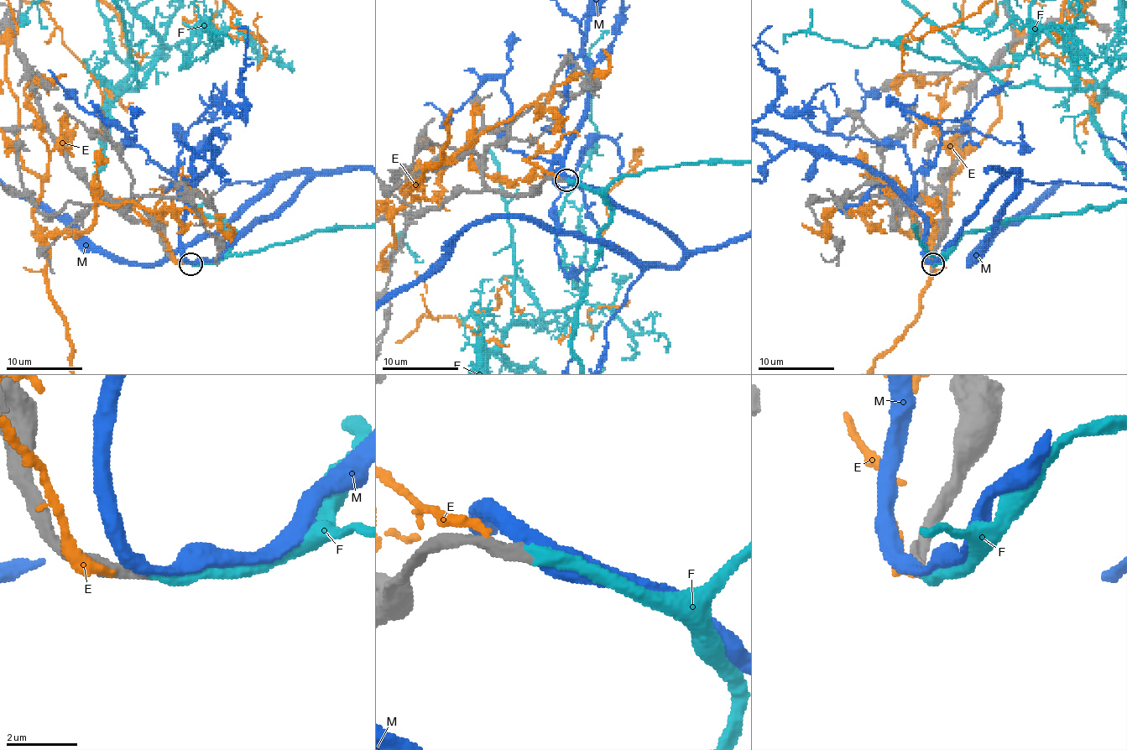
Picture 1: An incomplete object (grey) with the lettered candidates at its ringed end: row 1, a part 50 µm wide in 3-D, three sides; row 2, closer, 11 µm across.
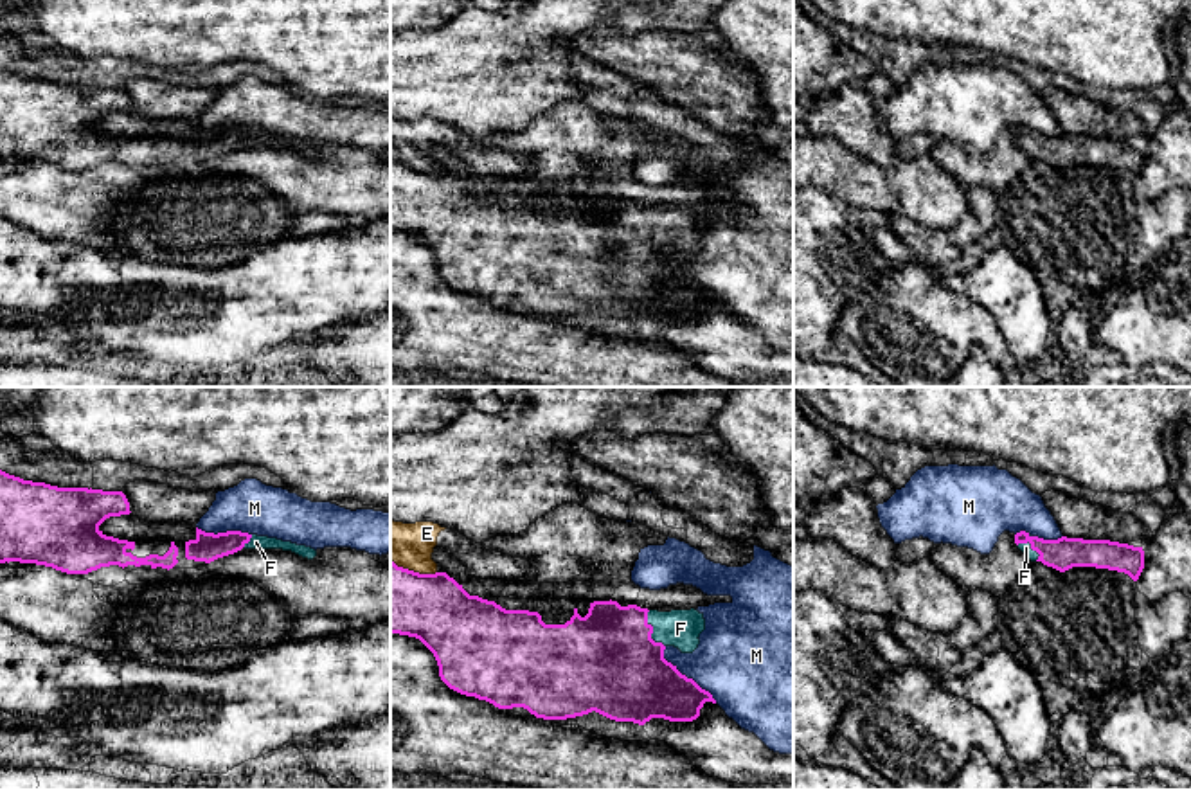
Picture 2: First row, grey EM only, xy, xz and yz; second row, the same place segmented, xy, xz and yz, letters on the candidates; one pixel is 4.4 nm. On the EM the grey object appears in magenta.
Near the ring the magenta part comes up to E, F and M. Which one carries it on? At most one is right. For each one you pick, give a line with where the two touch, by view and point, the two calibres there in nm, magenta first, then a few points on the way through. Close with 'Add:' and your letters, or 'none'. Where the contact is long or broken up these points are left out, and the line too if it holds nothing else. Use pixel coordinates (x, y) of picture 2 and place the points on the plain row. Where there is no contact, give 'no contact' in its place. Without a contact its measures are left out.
F: meets magenta in xz at (652, 227); 460 nm thick on the magenta side, 170 nm on the other
Add: F

